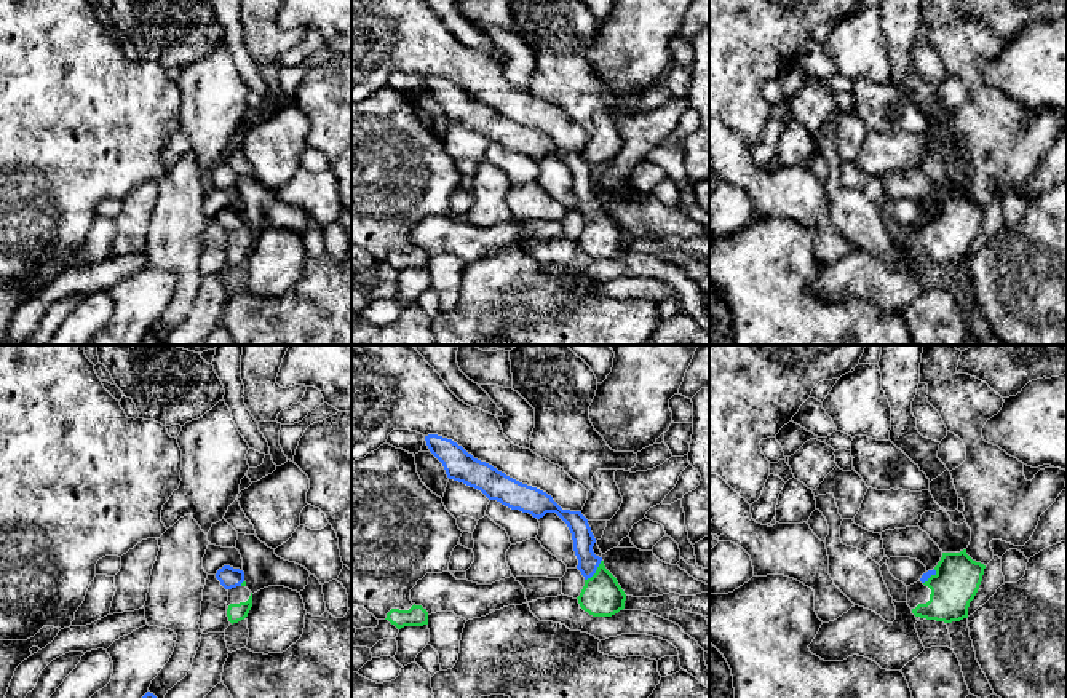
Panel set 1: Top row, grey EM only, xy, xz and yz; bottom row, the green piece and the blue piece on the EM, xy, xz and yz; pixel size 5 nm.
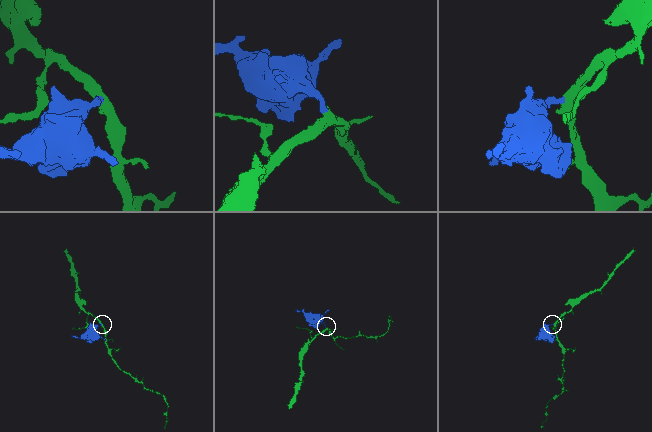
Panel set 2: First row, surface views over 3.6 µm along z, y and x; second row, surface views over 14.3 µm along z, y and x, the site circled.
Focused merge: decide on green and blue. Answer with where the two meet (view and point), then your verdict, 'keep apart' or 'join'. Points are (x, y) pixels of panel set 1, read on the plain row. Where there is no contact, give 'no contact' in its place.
meets green in xz at (596, 213); join

